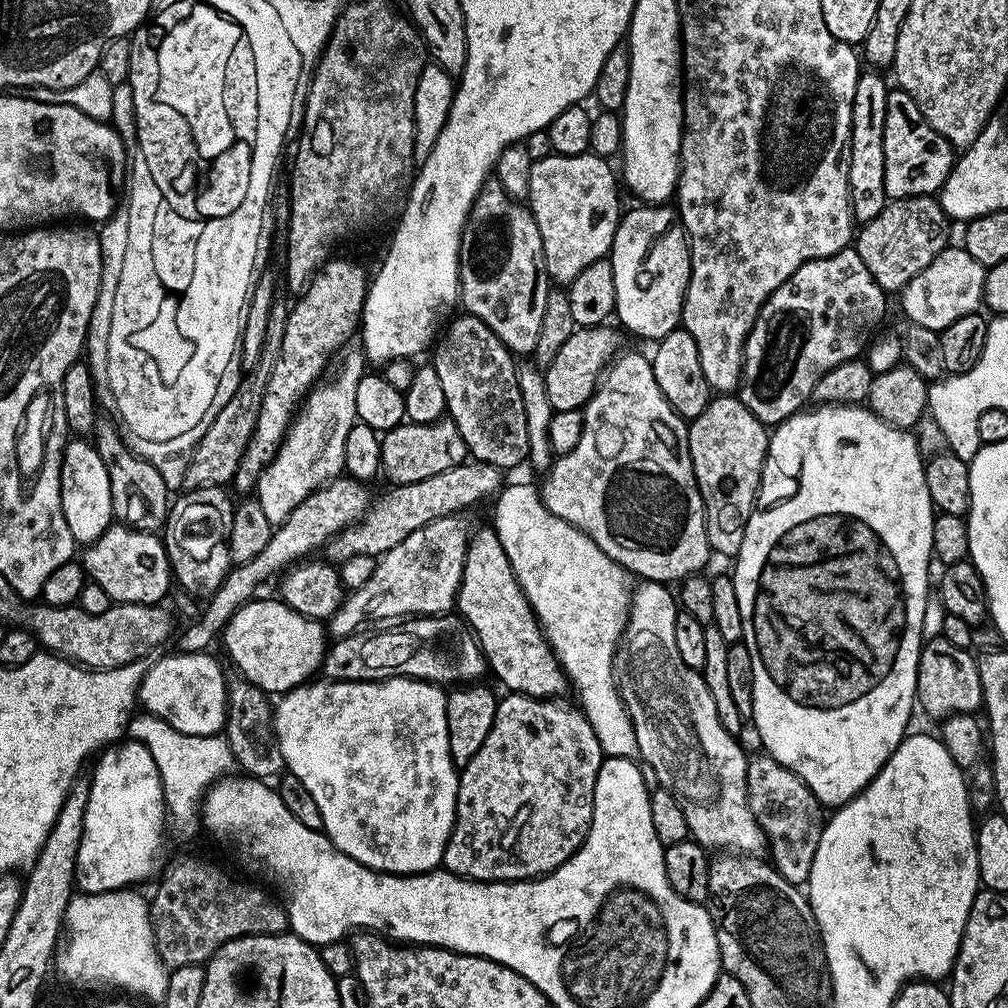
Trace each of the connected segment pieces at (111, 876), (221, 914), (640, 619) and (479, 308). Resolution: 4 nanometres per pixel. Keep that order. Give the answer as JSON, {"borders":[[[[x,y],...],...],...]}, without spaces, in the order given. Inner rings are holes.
{"borders":[[[[128,738],[115,746],[105,747],[98,758],[100,761],[97,762],[92,776],[90,775],[74,884],[84,894],[93,892],[116,894],[127,889],[124,888],[127,884],[140,884],[143,880],[150,879],[156,871],[157,873],[161,871],[160,855],[164,852],[164,820],[166,822],[163,784],[150,750],[137,740]]],[[[184,856],[174,861],[166,872],[167,868],[163,873],[164,881],[157,886],[156,893],[150,896],[150,911],[156,949],[169,969],[204,964],[212,959],[223,944],[243,936],[279,936],[289,931],[287,907],[275,895],[267,896],[262,889],[244,880],[235,880],[216,864],[203,864],[196,856]]],[[[645,580],[637,583],[632,588],[632,598],[628,609],[628,625],[624,627],[624,632],[620,635],[620,643],[616,645],[616,657],[614,657],[614,674],[616,675],[616,688],[620,692],[622,702],[626,706],[626,710],[630,714],[630,718],[634,722],[634,734],[638,734],[638,750],[640,751],[640,760],[652,767],[652,772],[656,775],[655,783],[659,787],[666,789],[670,794],[674,794],[674,798],[682,806],[682,810],[686,814],[686,822],[688,823],[688,831],[691,839],[696,843],[704,845],[705,849],[720,848],[716,850],[727,850],[732,854],[760,854],[765,851],[766,841],[763,832],[761,832],[758,822],[754,818],[754,814],[750,810],[750,802],[748,801],[748,787],[746,786],[746,770],[748,769],[749,757],[744,756],[744,752],[740,749],[740,744],[736,741],[737,737],[733,733],[726,730],[726,726],[722,726],[722,722],[718,722],[718,710],[714,706],[714,698],[710,694],[710,690],[706,686],[703,675],[697,669],[686,666],[686,662],[682,662],[682,657],[678,655],[678,645],[674,642],[674,622],[678,611],[678,600],[667,583],[658,580]]],[[[485,184],[484,191],[478,194],[462,230],[459,303],[463,311],[486,322],[486,326],[494,330],[496,337],[508,347],[509,352],[532,354],[536,351],[538,330],[542,330],[542,313],[546,311],[549,291],[548,271],[544,269],[542,234],[538,230],[538,222],[534,222],[531,208],[509,198],[500,184]]]]}

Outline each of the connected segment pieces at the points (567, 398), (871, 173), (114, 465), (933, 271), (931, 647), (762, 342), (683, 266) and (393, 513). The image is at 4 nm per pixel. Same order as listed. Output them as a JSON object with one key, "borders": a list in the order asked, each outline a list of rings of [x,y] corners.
{"borders":[[[[577,327],[576,332],[570,334],[570,338],[566,338],[562,350],[558,350],[558,354],[554,354],[554,362],[550,362],[543,369],[546,398],[550,398],[553,412],[583,409],[593,392],[596,391],[604,369],[616,359],[618,353],[625,347],[625,345],[623,346],[624,340],[620,337],[621,329],[608,327]]],[[[876,70],[861,71],[852,103],[852,139],[848,146],[846,159],[848,162],[848,184],[851,187],[853,219],[860,224],[872,221],[888,203],[885,194],[886,156],[882,150],[882,134],[886,128],[886,98],[890,91],[890,85],[880,76],[883,75]]],[[[104,418],[97,419],[94,443],[102,462],[106,462],[106,474],[110,474],[110,498],[112,499],[112,515],[127,528],[138,532],[159,533],[168,521],[170,507],[170,491],[162,475],[138,454],[128,448],[121,429]]],[[[949,246],[937,256],[899,293],[904,307],[903,315],[920,326],[937,333],[943,332],[950,322],[971,312],[980,312],[984,303],[985,267],[979,264],[962,246]]],[[[942,634],[923,641],[916,675],[916,703],[932,716],[958,716],[981,711],[984,691],[978,674],[978,660],[967,648],[954,646]]],[[[849,246],[833,256],[798,266],[798,270],[794,270],[794,274],[790,274],[774,294],[770,294],[746,338],[738,399],[765,426],[783,424],[812,400],[812,391],[818,386],[822,374],[830,374],[834,366],[857,359],[868,348],[874,336],[872,331],[884,320],[887,299],[889,297],[878,286],[870,270],[866,270],[866,262],[862,262],[855,247]]],[[[672,206],[639,207],[629,212],[627,209],[621,215],[612,239],[610,259],[616,291],[614,316],[634,335],[658,342],[681,323],[692,263],[679,211]]],[[[469,459],[434,478],[422,478],[422,482],[410,482],[389,487],[389,492],[369,507],[364,516],[356,523],[342,529],[326,545],[327,559],[343,562],[358,554],[379,558],[384,553],[394,550],[398,542],[406,542],[414,530],[422,530],[430,522],[443,516],[463,513],[464,508],[476,504],[479,500],[495,497],[505,483],[505,473],[481,460]]]]}

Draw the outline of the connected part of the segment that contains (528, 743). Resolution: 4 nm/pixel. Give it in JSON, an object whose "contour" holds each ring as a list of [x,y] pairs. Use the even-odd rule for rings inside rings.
{"contour":[[[508,694],[497,703],[494,714],[494,726],[490,726],[490,734],[486,734],[486,742],[482,742],[482,750],[470,758],[470,762],[459,769],[458,798],[456,799],[456,821],[452,827],[450,838],[446,842],[444,851],[443,871],[453,872],[456,876],[463,876],[466,880],[483,880],[485,882],[511,882],[514,880],[534,880],[547,876],[558,866],[565,864],[572,855],[580,849],[588,835],[588,827],[592,821],[594,810],[594,782],[598,782],[598,770],[604,761],[605,754],[600,749],[598,738],[584,717],[579,707],[571,708],[560,698],[541,698],[538,696],[522,696]]]}

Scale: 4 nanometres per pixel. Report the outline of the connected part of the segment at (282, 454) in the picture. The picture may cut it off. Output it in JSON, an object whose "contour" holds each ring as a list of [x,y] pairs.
{"contour":[[[363,351],[347,352],[343,353],[344,361],[336,377],[325,379],[304,397],[302,407],[295,413],[292,425],[276,451],[276,457],[256,477],[254,498],[274,526],[283,523],[311,492],[344,472],[346,434],[350,434],[353,424],[357,423],[354,394],[358,394],[358,382],[366,374]]]}

